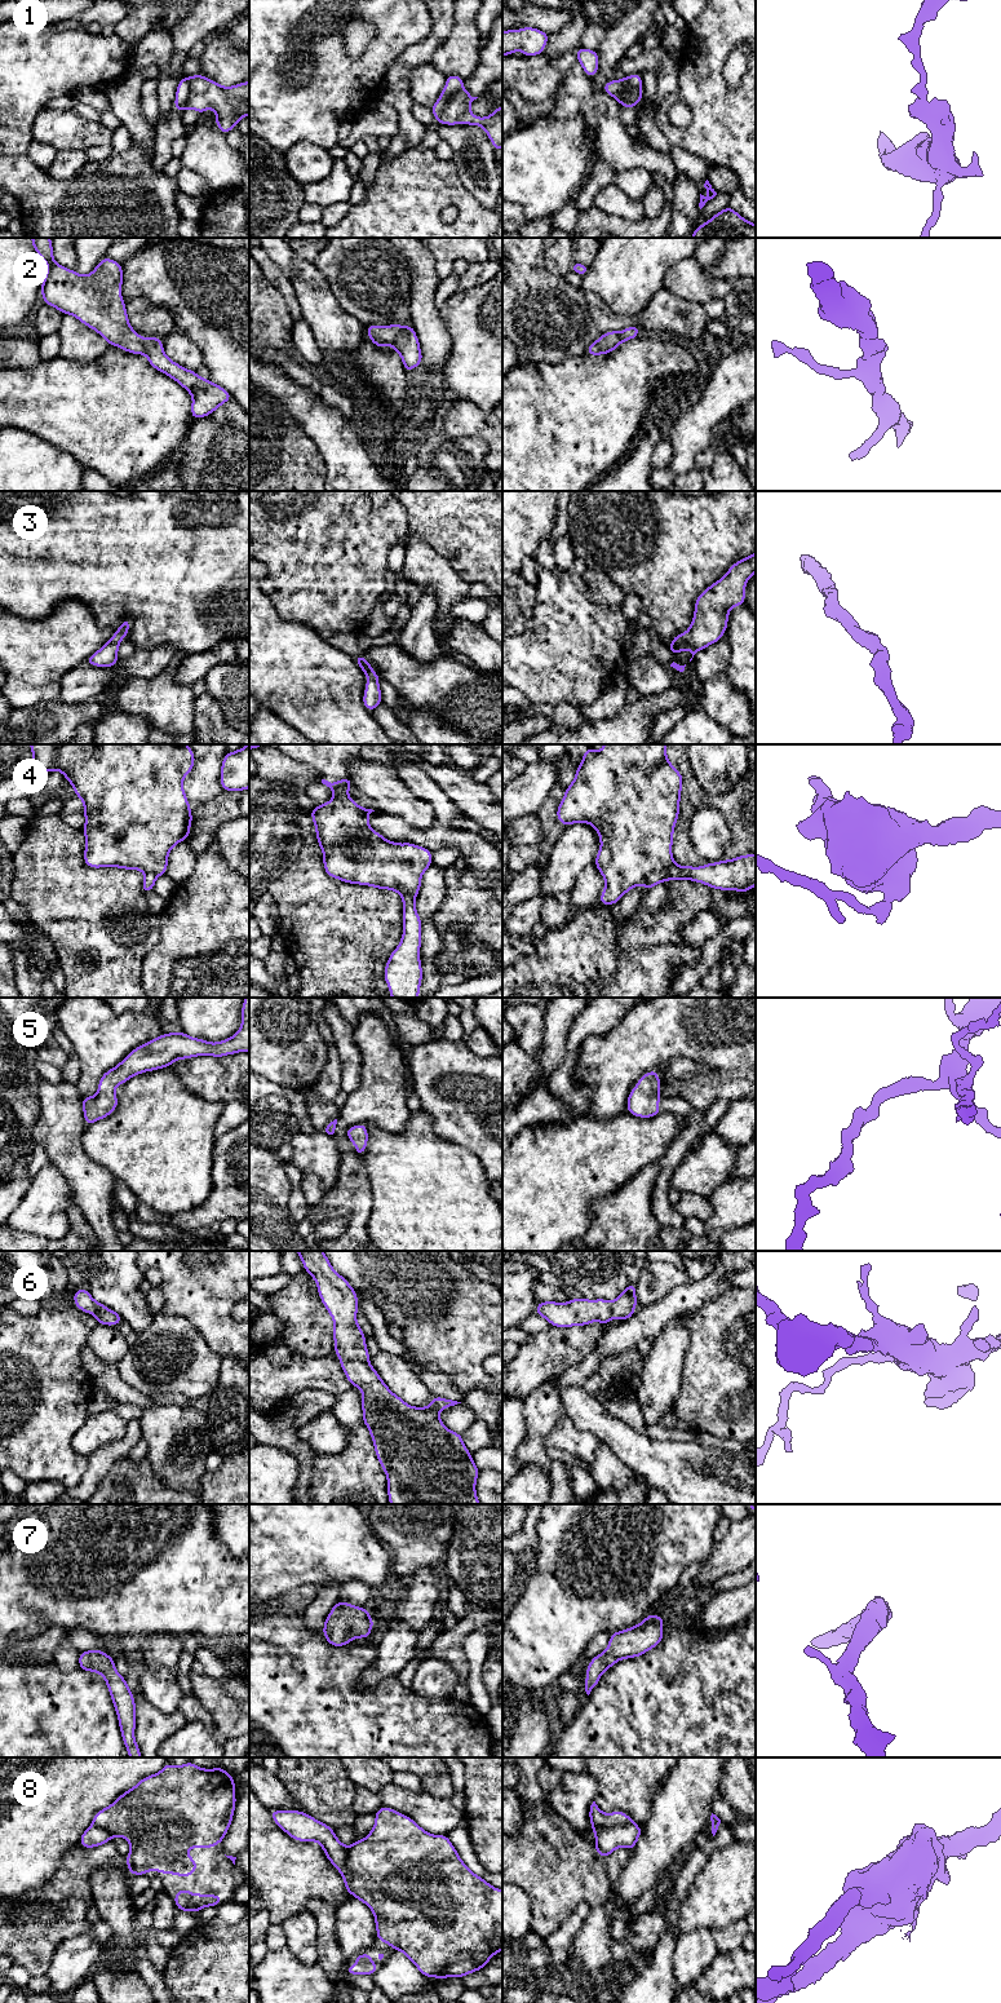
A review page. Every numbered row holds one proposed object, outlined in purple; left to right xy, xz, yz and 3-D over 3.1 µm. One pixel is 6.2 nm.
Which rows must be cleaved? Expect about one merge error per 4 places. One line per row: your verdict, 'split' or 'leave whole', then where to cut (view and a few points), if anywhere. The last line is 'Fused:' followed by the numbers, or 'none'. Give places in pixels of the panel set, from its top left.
1: split | xz (463, 88), (447, 101), (439, 122)
2: leave whole | no cut
3: leave whole | no cut
4: split | yz (674, 863), (649, 872), (639, 881)
5: leave whole | no cut
6: leave whole | no cut
7: leave whole | no cut
8: split | xz (348, 1847), (350, 1892)
Fused: 1, 4, 8

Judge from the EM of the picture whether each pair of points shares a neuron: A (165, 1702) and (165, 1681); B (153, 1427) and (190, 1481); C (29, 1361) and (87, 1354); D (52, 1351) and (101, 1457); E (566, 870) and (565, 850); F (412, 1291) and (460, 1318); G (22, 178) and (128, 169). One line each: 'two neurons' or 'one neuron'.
A: one neuron
B: one neuron
C: two neurons
D: two neurons
E: one neuron
F: one neuron
G: one neuron

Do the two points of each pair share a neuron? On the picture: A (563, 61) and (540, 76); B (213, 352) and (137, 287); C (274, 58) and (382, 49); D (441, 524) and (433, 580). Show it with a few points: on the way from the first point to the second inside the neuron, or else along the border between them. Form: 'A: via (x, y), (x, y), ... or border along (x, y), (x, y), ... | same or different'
A: via (558, 66), (545, 74) | same
B: via (204, 330), (159, 287) | same
C: via (291, 75), (351, 73) | same
D: border along (412, 535), (416, 535), (432, 547), (457, 575) | different

